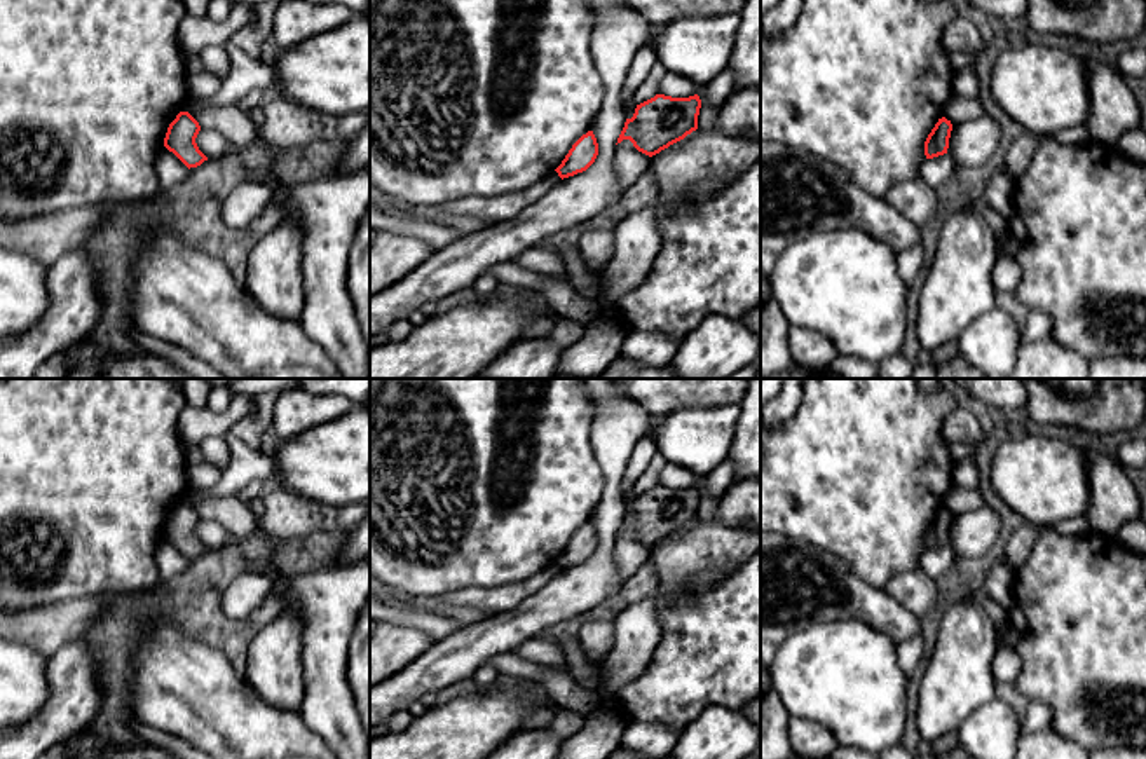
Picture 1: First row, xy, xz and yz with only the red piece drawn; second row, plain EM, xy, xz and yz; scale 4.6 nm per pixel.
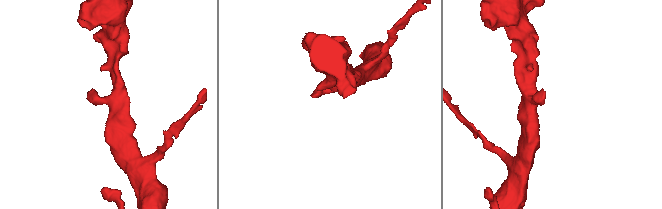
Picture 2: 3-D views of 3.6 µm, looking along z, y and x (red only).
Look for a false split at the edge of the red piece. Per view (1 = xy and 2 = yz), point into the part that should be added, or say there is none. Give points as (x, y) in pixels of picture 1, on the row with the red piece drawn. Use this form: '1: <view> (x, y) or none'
1: none
2: none

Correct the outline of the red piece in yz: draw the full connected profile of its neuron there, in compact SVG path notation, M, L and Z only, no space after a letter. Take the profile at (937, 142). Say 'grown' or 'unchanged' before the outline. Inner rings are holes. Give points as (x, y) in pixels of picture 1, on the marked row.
unchanged | M945 117L938 119L924 141L926 159L947 154L952 124Z

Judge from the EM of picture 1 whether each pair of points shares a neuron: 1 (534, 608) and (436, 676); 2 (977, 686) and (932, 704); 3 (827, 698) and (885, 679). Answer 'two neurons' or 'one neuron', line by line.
1: one neuron
2: one neuron
3: one neuron

